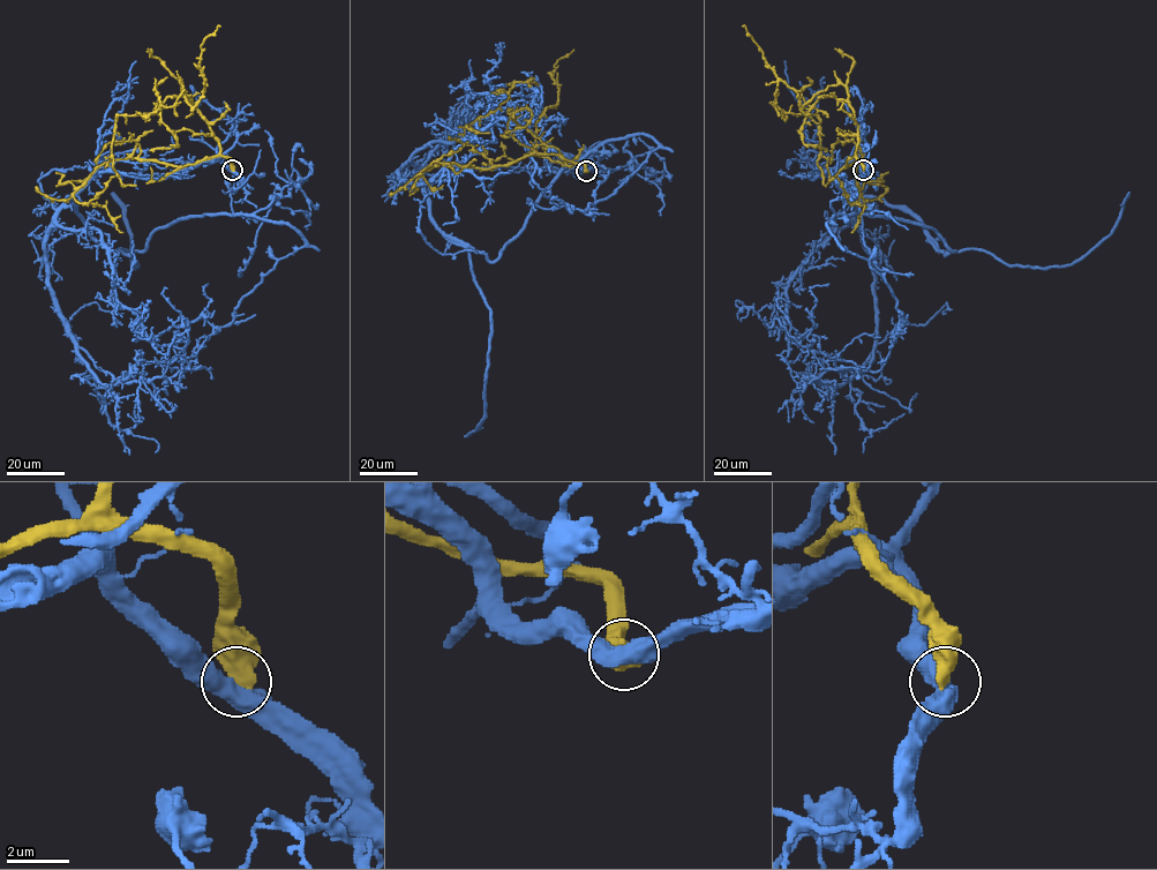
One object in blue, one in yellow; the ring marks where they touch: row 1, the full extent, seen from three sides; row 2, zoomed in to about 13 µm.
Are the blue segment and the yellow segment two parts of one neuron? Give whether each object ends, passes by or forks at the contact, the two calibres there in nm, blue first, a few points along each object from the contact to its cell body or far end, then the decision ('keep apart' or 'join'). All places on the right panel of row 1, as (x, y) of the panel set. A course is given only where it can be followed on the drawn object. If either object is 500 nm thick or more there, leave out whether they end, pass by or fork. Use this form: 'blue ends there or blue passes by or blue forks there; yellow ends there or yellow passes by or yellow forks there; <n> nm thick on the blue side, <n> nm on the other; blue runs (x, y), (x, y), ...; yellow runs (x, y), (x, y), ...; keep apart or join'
550 nm thick on the blue side, 550 nm on the other; blue runs (863, 170), (853, 159), (810, 175), (901, 207), (954, 250), (900, 219), (827, 224), (892, 290), (902, 338); yellow runs (863, 170), (855, 154), (853, 109), (820, 96), (808, 114), (801, 113), (819, 120), (817, 166), (825, 185); keep apart

